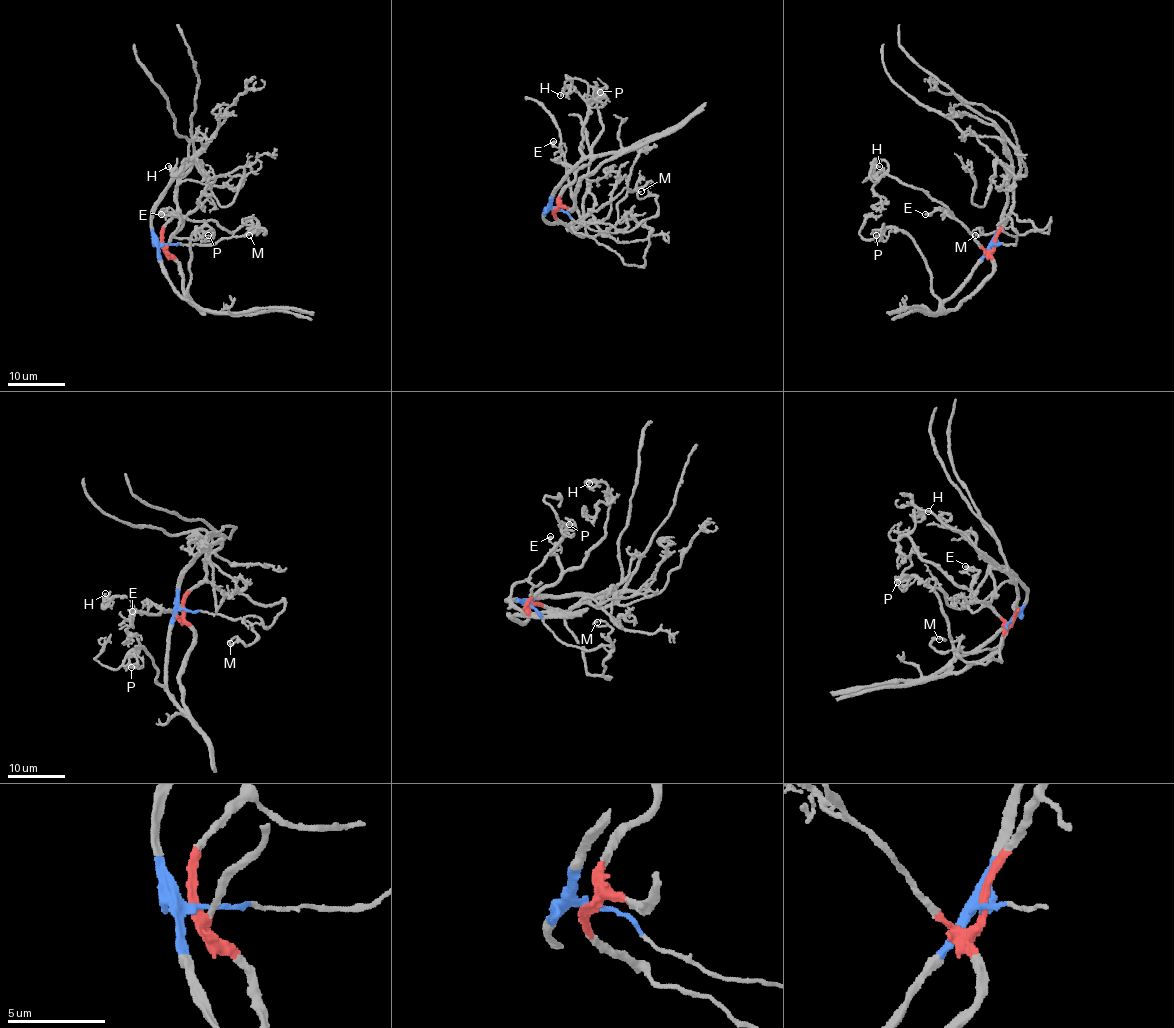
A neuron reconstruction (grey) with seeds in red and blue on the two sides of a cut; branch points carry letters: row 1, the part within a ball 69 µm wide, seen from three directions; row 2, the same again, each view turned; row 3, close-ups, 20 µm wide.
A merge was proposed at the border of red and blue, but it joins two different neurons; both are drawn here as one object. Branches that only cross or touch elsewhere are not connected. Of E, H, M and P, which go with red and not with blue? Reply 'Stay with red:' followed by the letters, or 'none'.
Stay with red: E, H

